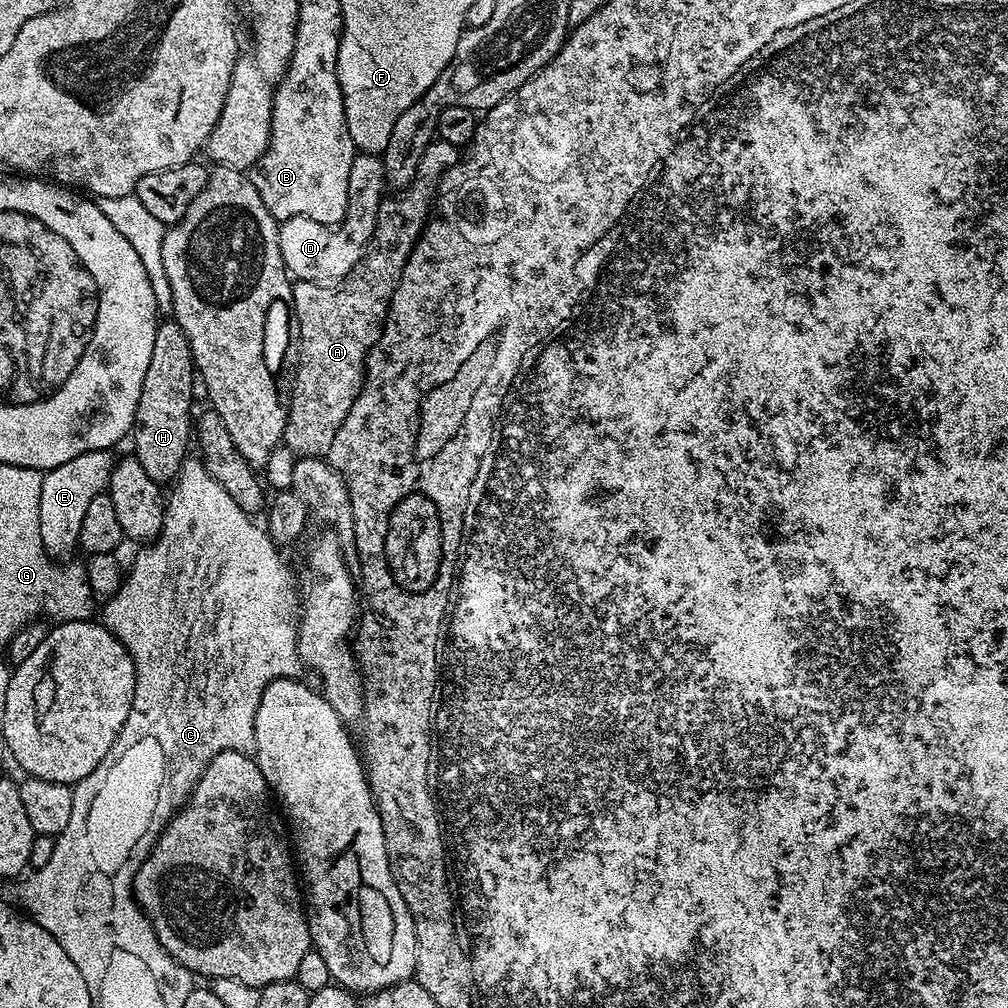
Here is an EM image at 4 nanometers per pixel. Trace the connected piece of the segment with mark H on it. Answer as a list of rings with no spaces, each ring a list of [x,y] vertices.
[[[175,318],[161,319],[156,325],[156,333],[154,334],[154,351],[150,353],[150,366],[146,366],[146,378],[142,378],[142,390],[138,398],[138,410],[134,414],[134,422],[132,423],[132,431],[130,433],[130,441],[132,440],[132,448],[134,451],[134,458],[142,466],[142,470],[146,470],[146,474],[150,474],[150,478],[154,478],[154,482],[161,486],[168,486],[175,481],[176,476],[180,472],[181,466],[184,465],[188,452],[188,440],[190,444],[190,437],[194,432],[194,412],[192,416],[192,407],[194,401],[191,396],[191,380],[194,373],[194,365],[192,362],[192,351],[190,350],[190,342],[186,342],[186,334],[182,334],[182,326],[178,326]]]

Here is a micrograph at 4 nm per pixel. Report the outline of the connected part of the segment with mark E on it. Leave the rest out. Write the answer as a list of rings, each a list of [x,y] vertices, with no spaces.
[[[111,449],[87,451],[86,454],[80,454],[45,473],[39,502],[39,529],[43,546],[50,556],[60,558],[59,556],[66,556],[77,549],[83,515],[86,514],[91,499],[107,491],[116,461],[113,454]]]

